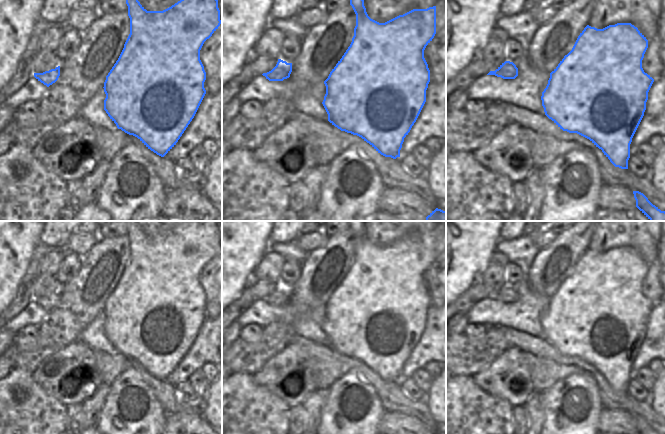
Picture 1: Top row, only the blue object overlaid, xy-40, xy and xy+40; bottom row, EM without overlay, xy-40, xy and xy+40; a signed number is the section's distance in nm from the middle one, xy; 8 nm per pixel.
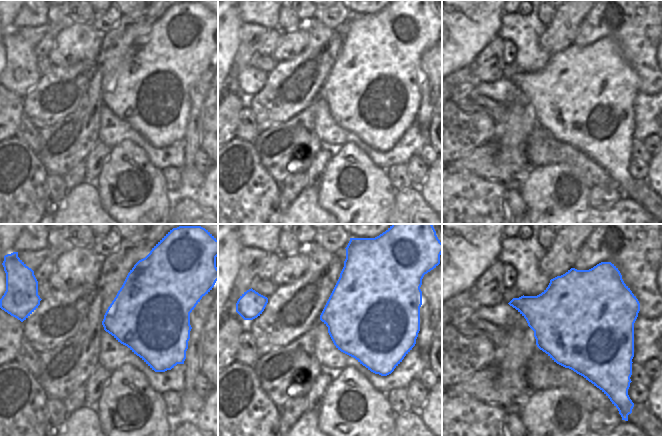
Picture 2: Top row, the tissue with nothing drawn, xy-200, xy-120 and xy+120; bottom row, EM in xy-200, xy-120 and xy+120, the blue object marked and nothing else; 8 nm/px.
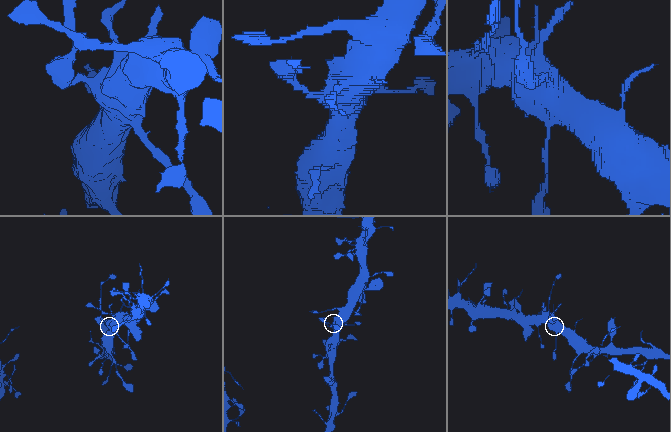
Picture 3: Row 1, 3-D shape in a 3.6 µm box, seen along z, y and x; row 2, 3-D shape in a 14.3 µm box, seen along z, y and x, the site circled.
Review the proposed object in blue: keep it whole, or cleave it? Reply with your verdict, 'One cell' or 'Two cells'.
Two cells.

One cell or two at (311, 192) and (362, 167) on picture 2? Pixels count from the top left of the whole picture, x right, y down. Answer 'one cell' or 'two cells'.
two cells

